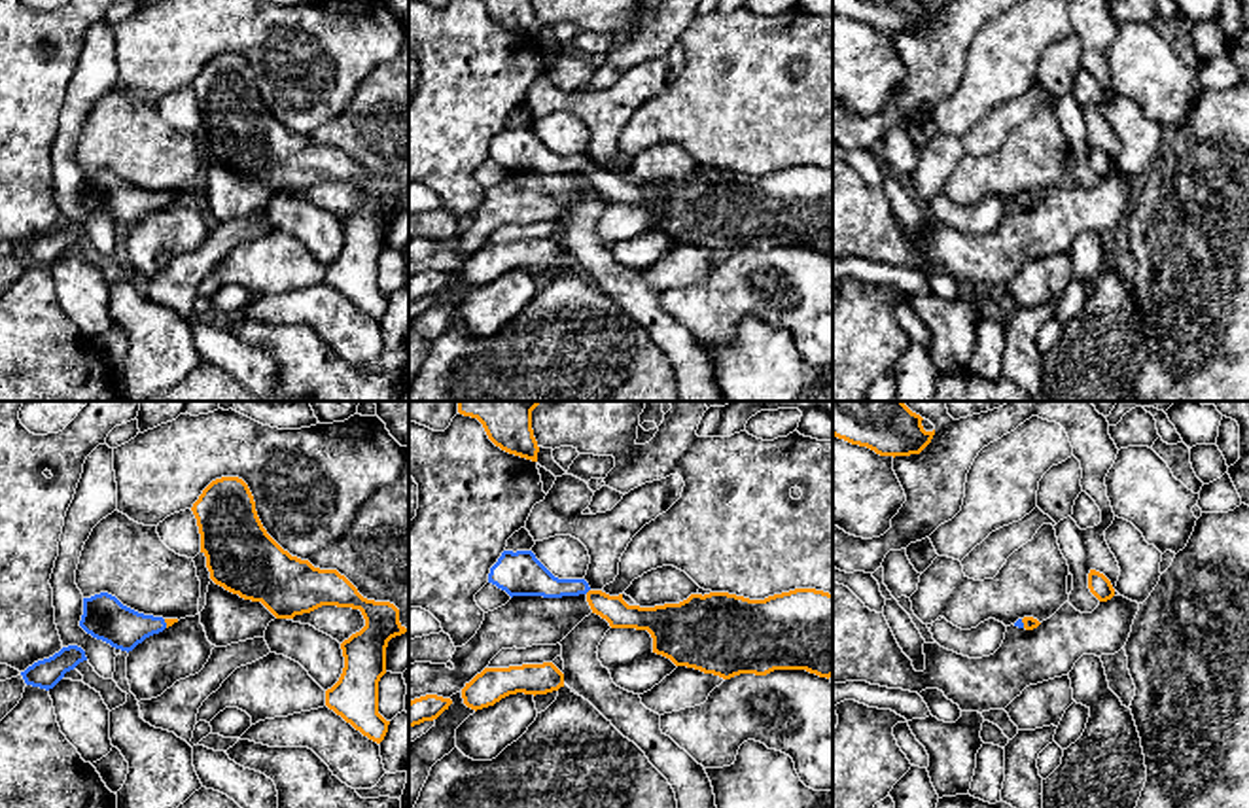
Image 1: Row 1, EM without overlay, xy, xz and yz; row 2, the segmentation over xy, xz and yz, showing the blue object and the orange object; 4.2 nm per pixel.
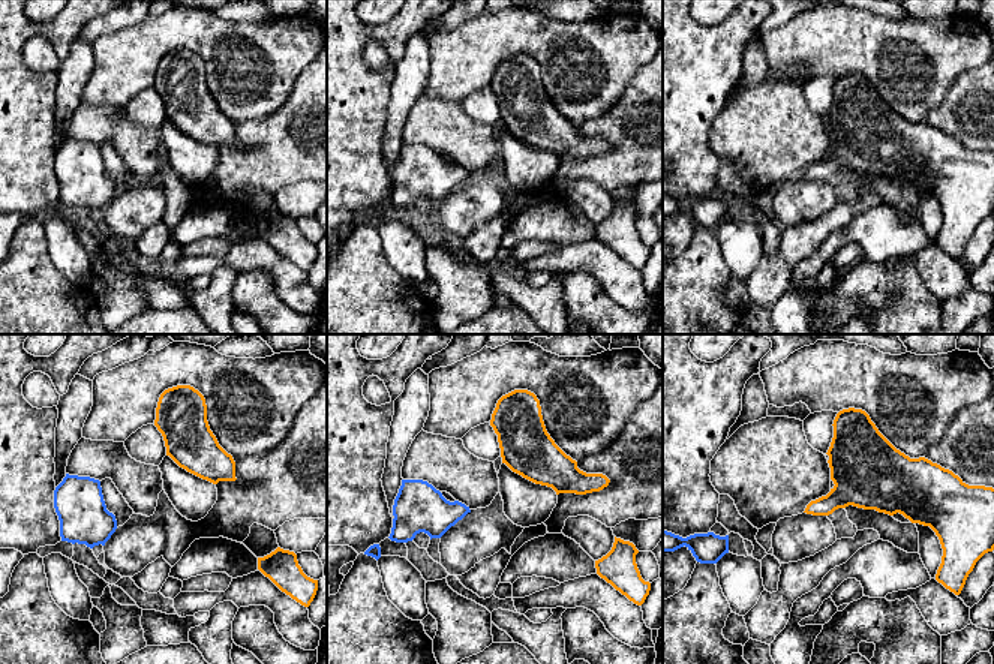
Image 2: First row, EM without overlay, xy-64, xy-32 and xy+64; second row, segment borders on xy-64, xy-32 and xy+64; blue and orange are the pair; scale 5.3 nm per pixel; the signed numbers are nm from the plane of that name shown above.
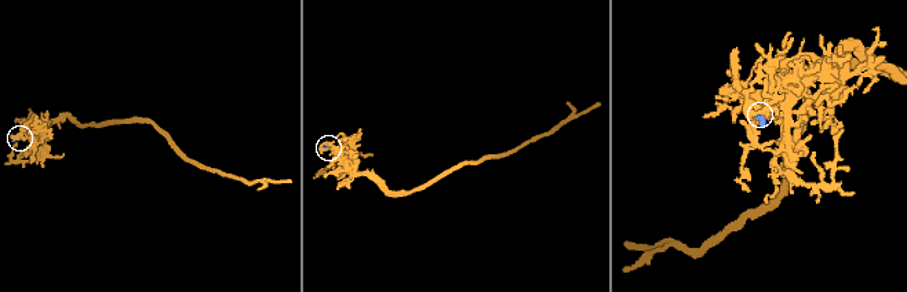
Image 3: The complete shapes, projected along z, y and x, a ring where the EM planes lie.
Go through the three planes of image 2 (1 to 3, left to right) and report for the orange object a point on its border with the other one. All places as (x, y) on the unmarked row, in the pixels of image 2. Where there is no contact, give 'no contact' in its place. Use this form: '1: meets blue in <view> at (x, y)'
1: no contact
2: no contact
3: no contact

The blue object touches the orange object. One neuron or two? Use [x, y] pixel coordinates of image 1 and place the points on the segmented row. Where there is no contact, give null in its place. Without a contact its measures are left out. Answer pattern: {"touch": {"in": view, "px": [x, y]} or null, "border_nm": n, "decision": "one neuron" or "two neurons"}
{"touch": {"in": "xz", "px": [587, 591]}, "border_nm": 30, "decision": "one neuron"}

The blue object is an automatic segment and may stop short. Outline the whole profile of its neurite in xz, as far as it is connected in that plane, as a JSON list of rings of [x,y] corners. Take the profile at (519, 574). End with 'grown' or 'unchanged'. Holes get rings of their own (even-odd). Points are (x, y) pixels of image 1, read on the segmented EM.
[[[503,551],[490,568],[488,583],[513,596],[562,598],[590,590],[585,579],[554,577],[532,551]]]; unchanged

